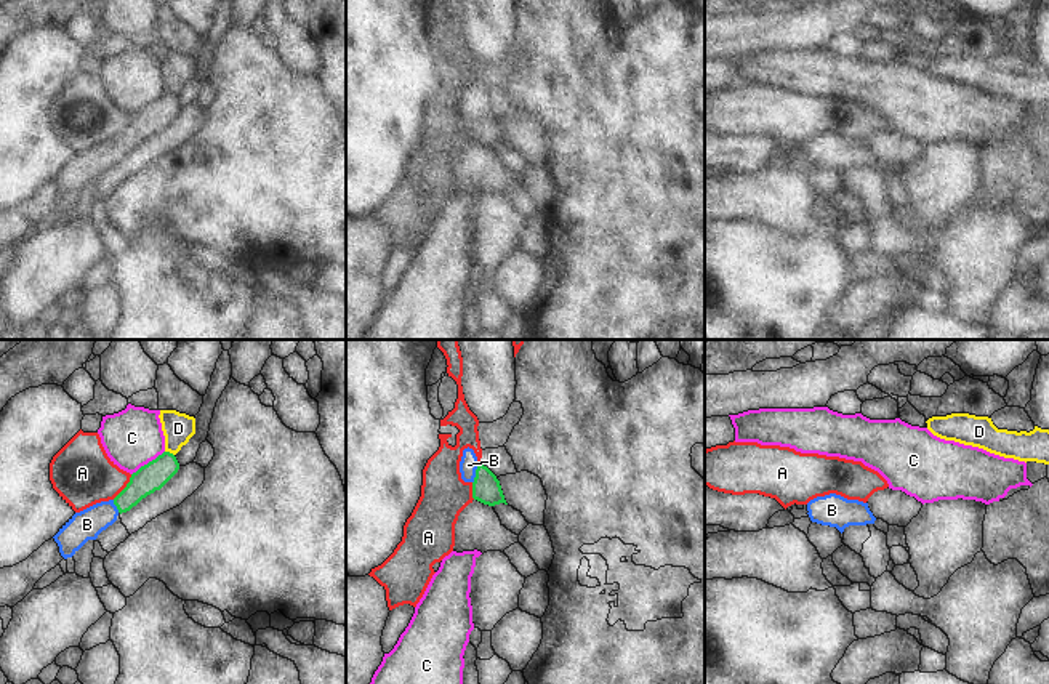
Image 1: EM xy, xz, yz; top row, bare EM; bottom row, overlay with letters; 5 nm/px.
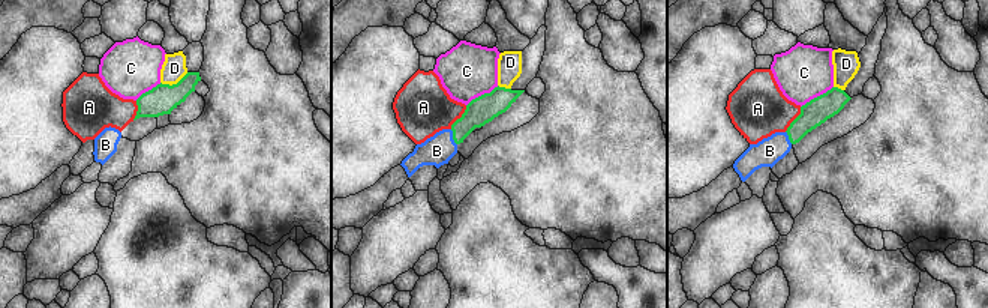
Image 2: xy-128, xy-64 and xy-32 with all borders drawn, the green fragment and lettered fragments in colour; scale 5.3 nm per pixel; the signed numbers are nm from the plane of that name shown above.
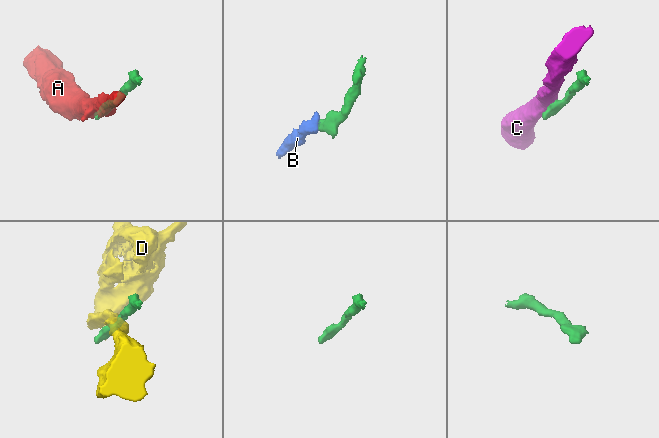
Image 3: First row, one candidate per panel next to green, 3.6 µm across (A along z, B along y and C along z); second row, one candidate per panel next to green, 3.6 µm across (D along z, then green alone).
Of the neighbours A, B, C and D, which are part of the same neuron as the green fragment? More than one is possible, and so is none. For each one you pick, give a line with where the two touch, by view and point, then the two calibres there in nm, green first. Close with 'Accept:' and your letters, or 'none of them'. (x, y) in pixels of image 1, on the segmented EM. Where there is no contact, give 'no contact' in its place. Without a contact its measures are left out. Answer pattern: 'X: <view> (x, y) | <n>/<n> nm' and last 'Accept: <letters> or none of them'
B: xz (476, 474) | 140/90 nm
Accept: B

